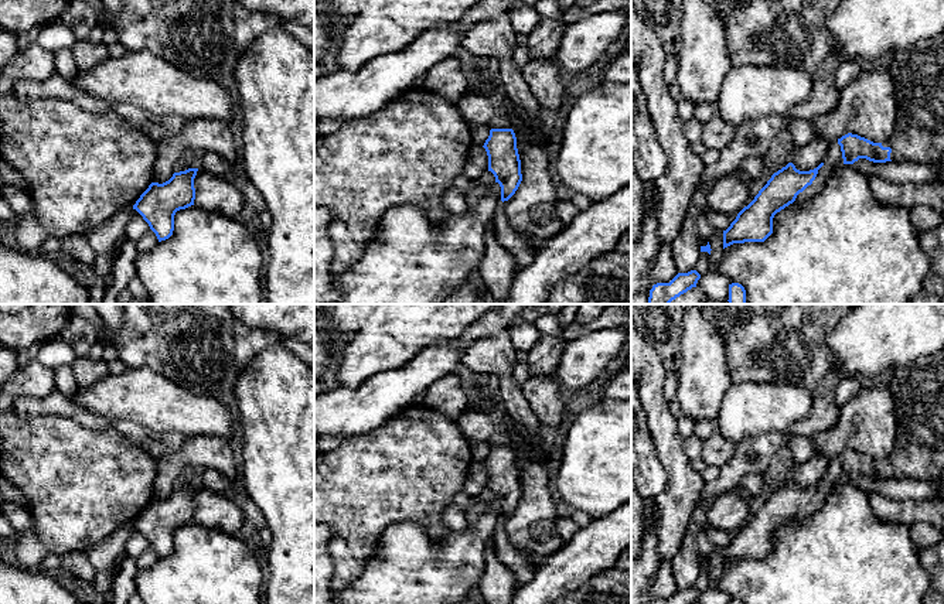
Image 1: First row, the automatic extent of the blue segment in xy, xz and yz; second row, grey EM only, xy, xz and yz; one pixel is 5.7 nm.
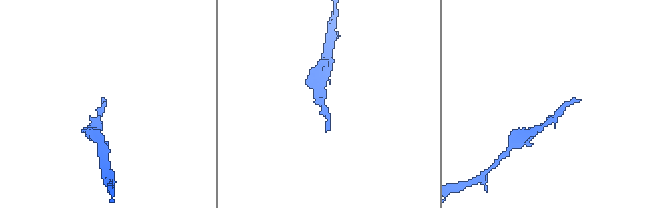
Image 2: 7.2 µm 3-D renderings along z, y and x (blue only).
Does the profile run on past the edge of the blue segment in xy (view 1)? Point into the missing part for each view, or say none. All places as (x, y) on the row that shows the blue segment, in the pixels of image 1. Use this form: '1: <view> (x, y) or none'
1: none

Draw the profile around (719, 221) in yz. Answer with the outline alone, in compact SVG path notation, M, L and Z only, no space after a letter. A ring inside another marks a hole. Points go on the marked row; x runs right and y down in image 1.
M706 209L703 214L708 218L709 223L715 229L726 231L732 223L726 214L715 212L715 211L710 211L710 209Z

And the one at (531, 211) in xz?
M521 113L507 116L512 122L512 130L517 137L517 149L521 160L522 181L515 194L501 202L514 232L522 238L528 249L539 250L542 242L549 242L566 226L556 214L556 187L551 177L551 161L548 141L536 144L532 141L528 124Z

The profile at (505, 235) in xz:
M501 205L493 222L498 242L514 256L517 266L521 269L529 266L538 250L528 249L522 238L514 232Z

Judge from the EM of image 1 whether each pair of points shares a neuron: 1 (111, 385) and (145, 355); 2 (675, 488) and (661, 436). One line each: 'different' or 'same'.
1: different
2: same

